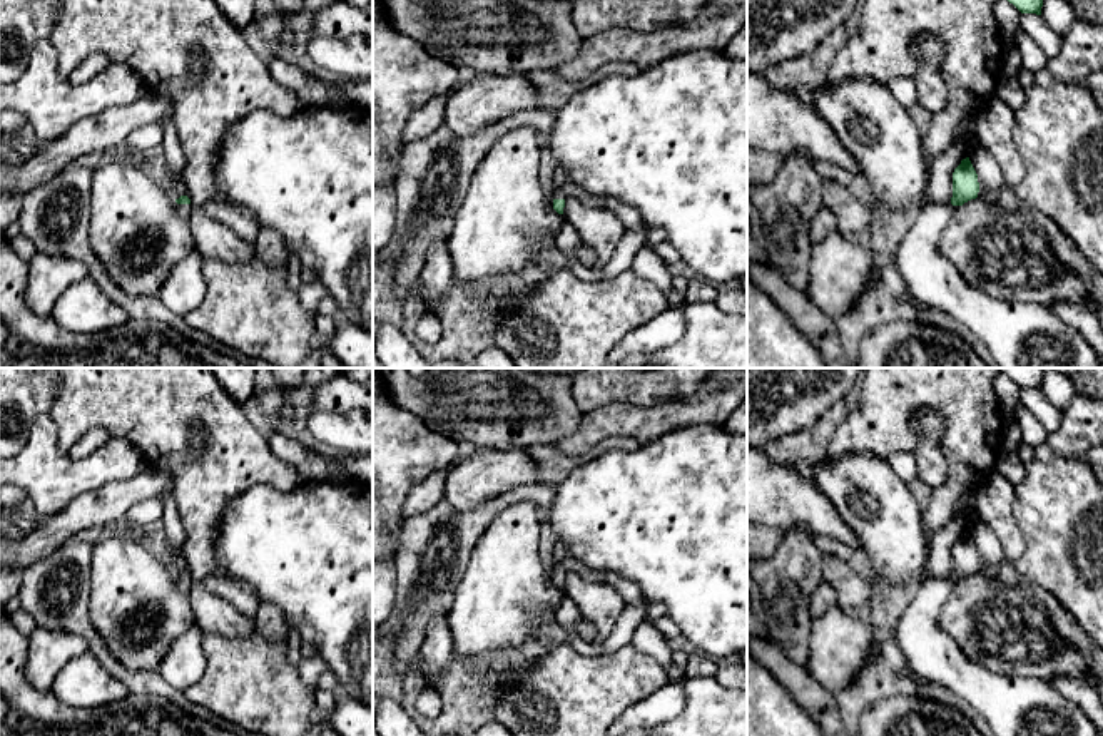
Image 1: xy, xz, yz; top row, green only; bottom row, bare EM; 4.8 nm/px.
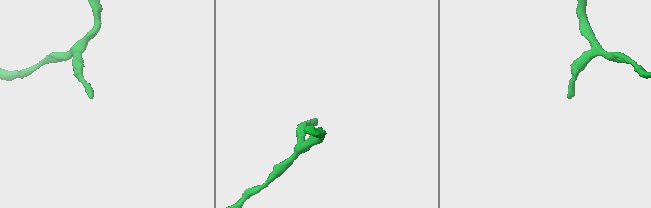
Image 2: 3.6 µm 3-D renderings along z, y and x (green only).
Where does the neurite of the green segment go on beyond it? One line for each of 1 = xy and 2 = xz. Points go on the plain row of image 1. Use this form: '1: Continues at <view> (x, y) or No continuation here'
1: Continues at xy (184, 584)
2: Continues at xz (559, 551)

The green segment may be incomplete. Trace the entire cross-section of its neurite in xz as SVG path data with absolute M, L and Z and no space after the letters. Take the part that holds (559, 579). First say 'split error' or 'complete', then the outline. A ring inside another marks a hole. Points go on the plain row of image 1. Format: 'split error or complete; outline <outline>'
split error; outline M560 542L555 544L553 547L553 554L552 554L552 560L548 564L550 572L553 574L553 584L558 589L563 589L563 582L565 582L565 570L562 567L562 559L567 557L567 547Z

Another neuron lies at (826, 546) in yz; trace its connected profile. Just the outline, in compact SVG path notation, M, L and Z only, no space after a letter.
M814 537L814 544L819 549L819 552L824 555L836 555L846 562L851 560L851 557L854 555L854 550L851 547L847 547L846 544L841 544L834 539L829 537Z

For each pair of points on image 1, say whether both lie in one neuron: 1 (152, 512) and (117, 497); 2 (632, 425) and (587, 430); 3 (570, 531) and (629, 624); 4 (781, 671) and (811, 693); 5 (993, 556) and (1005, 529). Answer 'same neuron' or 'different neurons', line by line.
1: different neurons
2: same neuron
3: different neurons
4: same neuron
5: different neurons

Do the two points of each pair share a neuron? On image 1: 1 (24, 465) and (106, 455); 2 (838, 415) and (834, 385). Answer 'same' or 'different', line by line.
1: same
2: different

